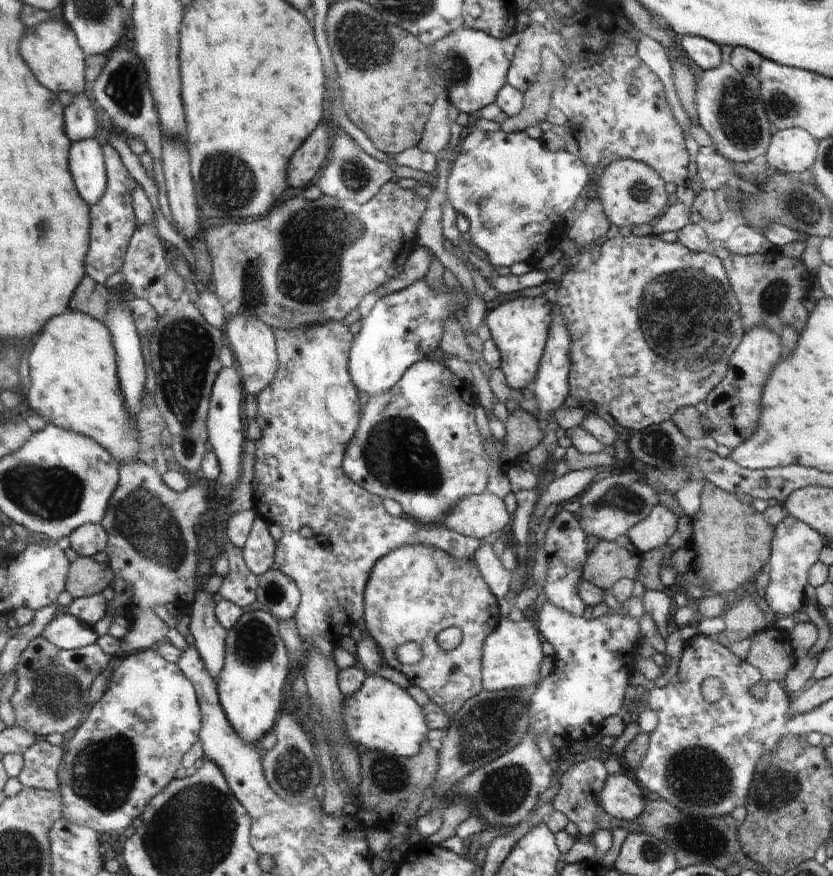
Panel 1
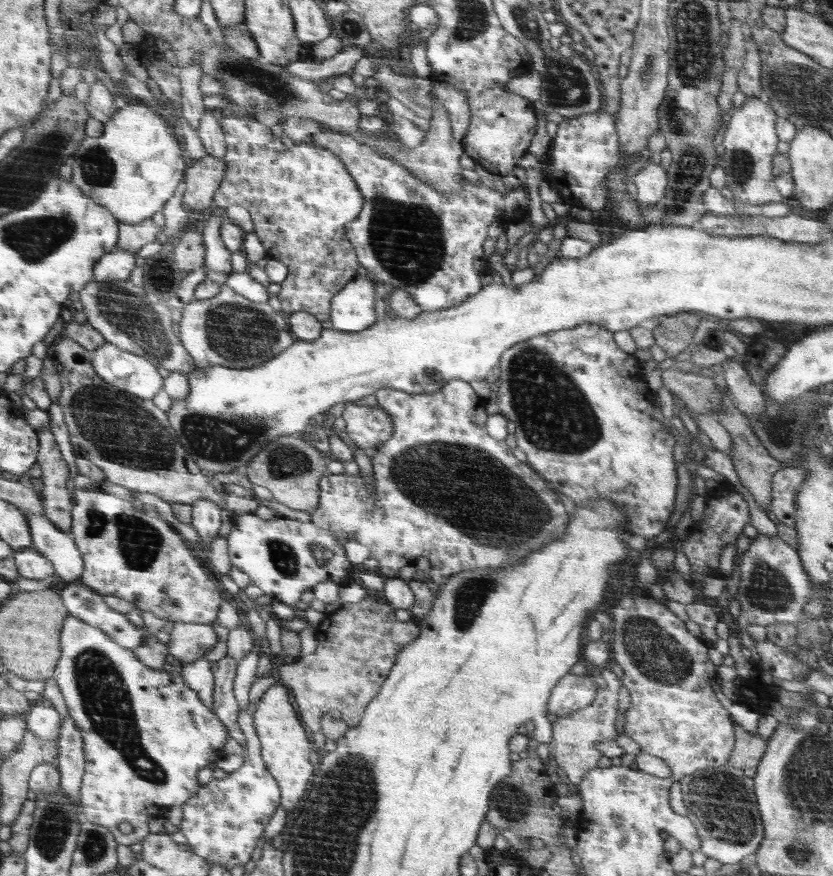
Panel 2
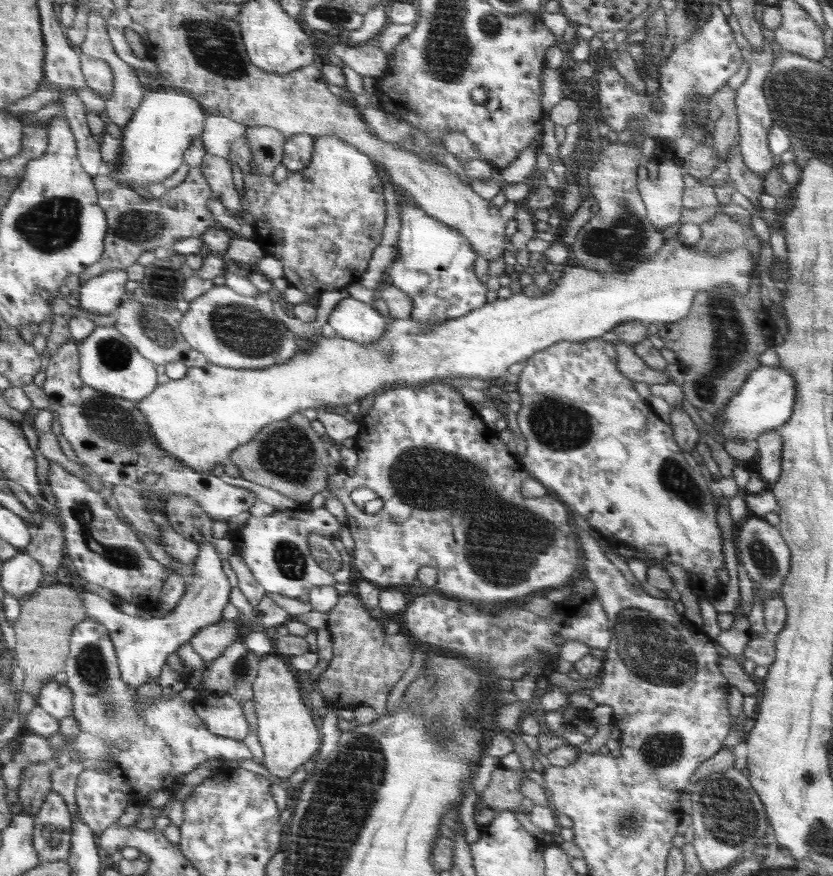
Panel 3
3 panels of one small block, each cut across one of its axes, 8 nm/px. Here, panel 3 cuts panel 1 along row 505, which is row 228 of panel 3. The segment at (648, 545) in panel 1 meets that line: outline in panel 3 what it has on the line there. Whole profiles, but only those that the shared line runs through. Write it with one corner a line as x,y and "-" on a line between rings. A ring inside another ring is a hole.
664,157
659,160
658,177
655,180
642,176
638,182
637,188
640,189
645,209
648,210
650,223
660,231
664,230
666,226
678,222
682,214
682,193
684,193
685,187
682,171
683,168
680,165
674,163
670,158

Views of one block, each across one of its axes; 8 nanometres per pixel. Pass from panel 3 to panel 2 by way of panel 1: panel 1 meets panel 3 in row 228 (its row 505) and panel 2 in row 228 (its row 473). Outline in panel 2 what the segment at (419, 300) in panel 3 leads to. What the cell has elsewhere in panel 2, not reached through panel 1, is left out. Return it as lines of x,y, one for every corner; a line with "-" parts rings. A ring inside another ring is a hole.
324,130
308,139
338,156
360,190
364,202
362,212
358,214
358,220
346,224
346,236
356,250
359,263
380,283
390,284
410,293
416,304
426,312
458,306
464,299
486,287
489,266
486,258
486,240
490,240
488,227
494,220
506,226
510,223
516,224
521,220
522,214
526,214
530,208
530,200
523,185
501,194
487,188
483,183
474,184
462,179
460,191
438,191
432,185
426,185
422,179
418,179
418,176
408,171
402,163
382,157
374,147
344,131

